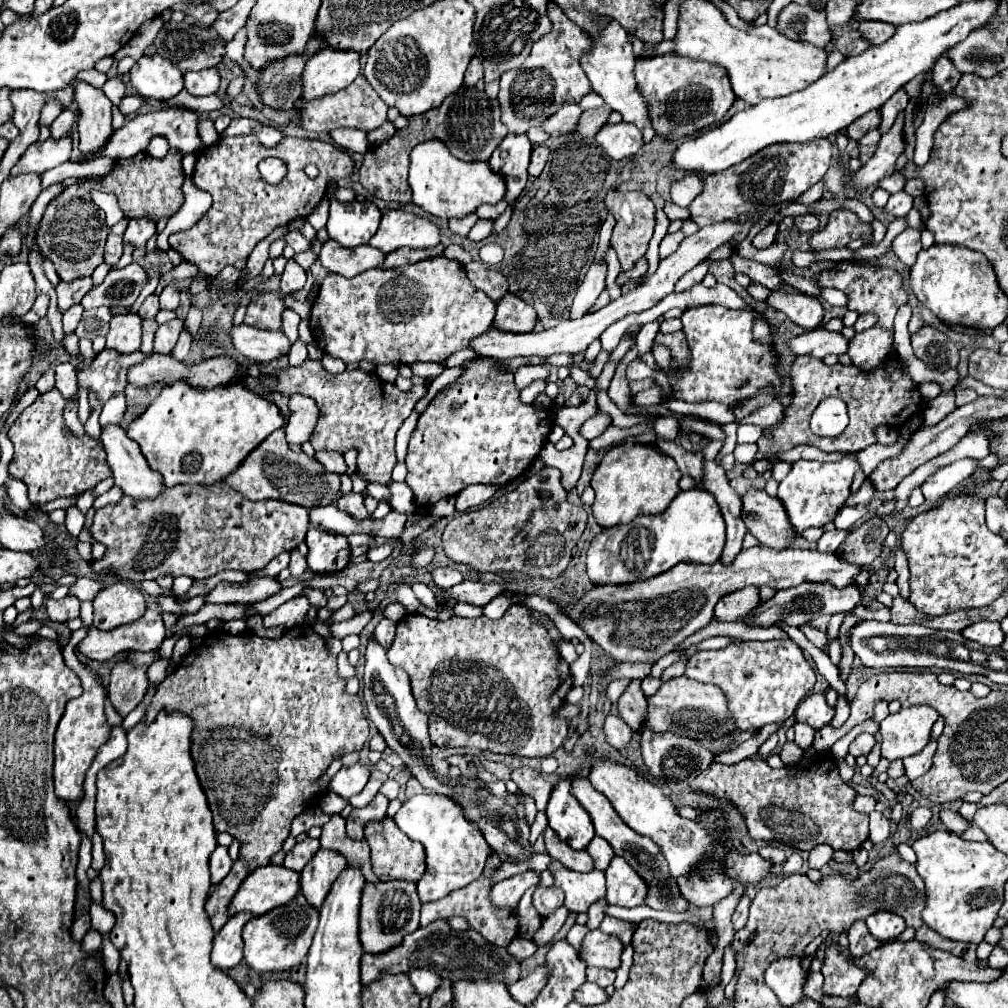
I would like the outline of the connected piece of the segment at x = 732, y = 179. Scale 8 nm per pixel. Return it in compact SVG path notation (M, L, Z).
M813 139L807 143L779 143L779 147L765 147L763 151L759 151L759 155L747 159L747 163L739 163L739 167L729 167L719 175L699 175L705 181L705 191L699 197L695 197L693 203L689 205L691 219L699 227L705 227L727 219L735 219L757 207L769 207L769 205L779 205L783 201L791 201L823 179L825 171L831 165L831 157L833 157L833 145L827 139Z

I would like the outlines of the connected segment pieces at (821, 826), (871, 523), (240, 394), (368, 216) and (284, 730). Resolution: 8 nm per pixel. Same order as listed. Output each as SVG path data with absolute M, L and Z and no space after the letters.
M827 755L823 759L815 759L809 767L805 767L797 775L789 775L787 767L771 769L763 759L743 759L741 763L735 763L735 765L713 763L707 771L701 771L693 779L691 787L713 793L715 797L723 797L723 799L733 801L735 807L743 813L743 817L747 821L749 835L753 839L779 841L779 843L791 845L791 847L801 849L801 851L811 851L817 845L823 845L823 843L827 843L833 849L855 851L869 837L869 827L867 827L869 819L867 819L867 815L857 813L851 807L857 793L847 783L841 781L833 759L827 757Z
M869 517L843 539L837 555L853 565L865 567L881 553L887 533L889 527L881 517Z
M179 381L163 387L149 409L129 425L127 435L141 447L149 467L163 475L165 487L207 487L231 475L243 459L265 441L265 437L281 429L281 425L283 417L279 409L239 381L215 389L195 389Z
M331 199L327 233L343 247L367 245L381 221L381 211L373 201L341 203Z
M297 625L281 639L261 639L253 633L231 635L223 629L211 631L199 647L191 649L179 669L157 687L143 723L155 721L159 711L179 711L193 719L191 757L213 813L215 831L225 831L241 841L239 859L229 875L215 885L205 905L217 933L229 919L229 903L243 879L257 867L271 863L271 857L291 833L291 821L321 795L319 777L325 775L333 757L361 751L369 737L369 723L361 699L349 695L345 681L337 675L337 657L329 653L327 641L311 625Z

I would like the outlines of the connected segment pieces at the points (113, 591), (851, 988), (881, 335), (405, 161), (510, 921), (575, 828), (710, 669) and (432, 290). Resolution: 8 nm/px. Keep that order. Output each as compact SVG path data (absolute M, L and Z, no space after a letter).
M117 581L99 591L99 595L93 599L93 607L95 607L93 625L103 631L111 631L123 623L139 619L147 609L147 603L145 595L137 585Z
M831 943L825 949L821 973L825 977L823 993L829 997L853 997L863 979L869 975L869 971L857 967L851 957L845 957L837 943Z
M875 325L863 333L857 333L851 339L849 357L853 359L855 367L871 371L871 367L879 367L883 359L887 359L891 345L893 345L893 331Z
M459 87L459 91L455 91L455 95L449 95L439 107L423 113L423 115L415 115L415 117L407 117L409 125L399 129L389 141L379 143L369 147L369 151L363 157L363 165L359 169L359 183L377 199L383 201L399 201L399 203L411 203L412 194L411 187L407 183L407 173L409 173L409 153L417 143L429 141L429 139L439 139L441 143L447 145L447 149L451 151L451 155L455 155L461 161L489 161L491 153L495 151L495 147L503 141L503 137L507 135L507 127L501 121L501 111L499 111L499 101L497 99L489 99L485 95L485 91L479 91L477 87Z
M491 853L487 857L487 863L485 863L485 871L481 873L479 879L475 879L473 883L469 883L467 887L463 889L457 889L453 891L451 895L435 901L435 903L425 903L421 907L421 927L427 927L429 923L437 921L437 919L449 919L453 915L461 915L467 919L469 927L473 931L477 931L479 935L483 935L489 943L497 945L497 947L509 947L509 943L519 935L519 915L517 915L517 909L501 909L497 905L491 903L491 877L493 873L501 867L501 861L495 853Z
M573 777L555 783L545 813L549 819L549 827L565 843L569 843L573 849L585 849L587 843L595 837L593 823L587 811L571 795L571 781Z
M791 639L765 643L743 641L739 645L731 643L717 651L697 651L689 657L685 677L717 685L729 699L729 707L735 715L739 731L759 731L767 723L787 721L795 713L799 701L811 693L815 685L815 673L811 665Z
M447 257L427 259L423 263L403 265L397 269L371 269L363 271L353 279L329 273L319 293L313 301L311 309L311 333L321 351L343 359L349 363L371 361L391 363L391 365L411 365L415 361L435 361L441 363L453 351L467 349L467 339L479 335L479 331L487 331L493 325L495 317L495 301L487 299L483 291L471 285L467 273L461 263L455 263Z

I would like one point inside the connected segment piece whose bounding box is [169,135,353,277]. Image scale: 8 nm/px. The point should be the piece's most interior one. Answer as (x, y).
(245, 209)

